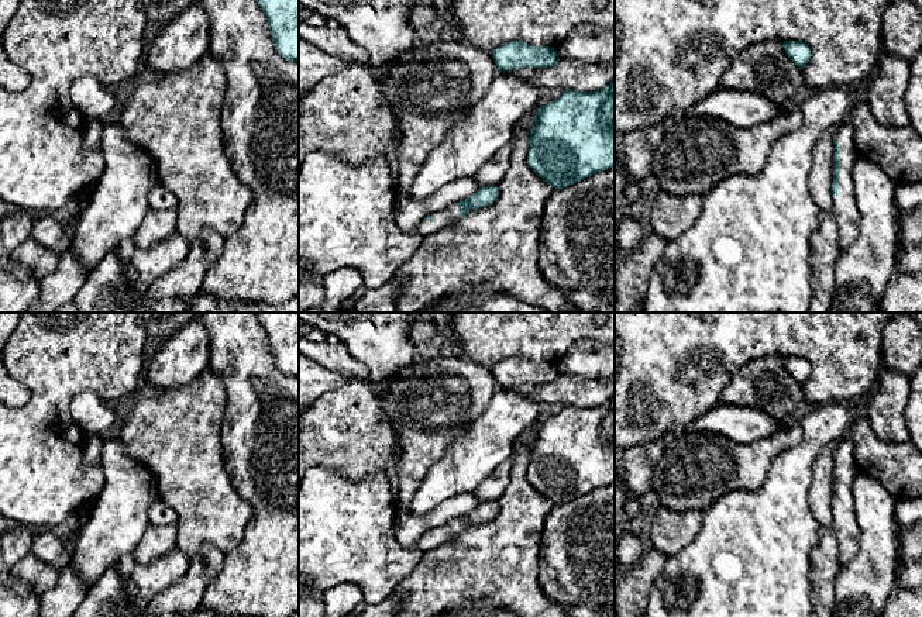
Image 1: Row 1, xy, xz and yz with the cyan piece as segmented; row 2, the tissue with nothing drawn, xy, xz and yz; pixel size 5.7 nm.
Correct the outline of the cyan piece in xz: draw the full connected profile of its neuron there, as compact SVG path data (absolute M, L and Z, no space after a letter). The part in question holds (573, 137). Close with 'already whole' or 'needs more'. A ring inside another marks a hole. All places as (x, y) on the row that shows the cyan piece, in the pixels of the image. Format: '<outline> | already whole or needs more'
M615 80L595 92L563 90L558 99L539 108L533 118L527 165L554 189L571 186L615 166Z | already whole

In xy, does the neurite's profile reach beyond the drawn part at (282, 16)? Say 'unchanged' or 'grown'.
unchanged

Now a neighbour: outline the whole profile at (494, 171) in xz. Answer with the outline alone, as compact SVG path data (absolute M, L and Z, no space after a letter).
M512 142L500 148L474 176L474 182L482 186L498 186L510 166Z

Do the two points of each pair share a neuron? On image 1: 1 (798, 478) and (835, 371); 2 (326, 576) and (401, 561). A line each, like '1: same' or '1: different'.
1: different
2: same

